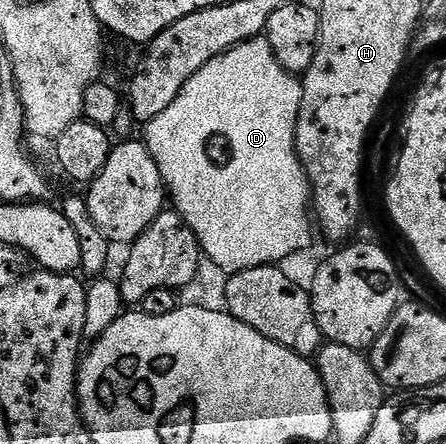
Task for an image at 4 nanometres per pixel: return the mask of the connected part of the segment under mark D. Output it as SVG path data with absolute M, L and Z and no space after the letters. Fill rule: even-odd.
M265 38L250 40L244 44L236 44L225 54L210 60L177 94L177 98L157 118L146 121L147 137L145 143L153 162L157 162L157 170L163 179L163 187L166 195L173 203L174 211L181 218L185 218L187 225L193 230L193 234L199 243L200 253L206 259L212 260L221 270L228 274L252 270L253 267L265 267L267 265L280 265L282 260L289 255L297 254L299 250L305 250L313 244L311 238L311 224L313 228L313 199L311 197L311 183L307 180L307 171L303 169L303 163L295 149L295 131L297 130L297 118L301 110L301 98L303 97L303 81L296 73L287 72L277 62L269 42Z

